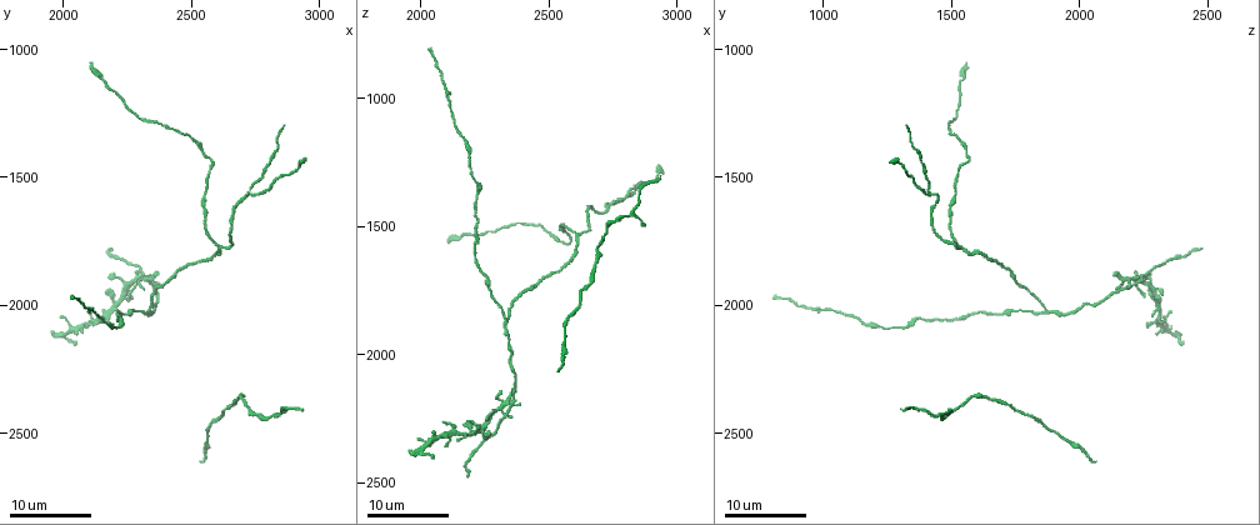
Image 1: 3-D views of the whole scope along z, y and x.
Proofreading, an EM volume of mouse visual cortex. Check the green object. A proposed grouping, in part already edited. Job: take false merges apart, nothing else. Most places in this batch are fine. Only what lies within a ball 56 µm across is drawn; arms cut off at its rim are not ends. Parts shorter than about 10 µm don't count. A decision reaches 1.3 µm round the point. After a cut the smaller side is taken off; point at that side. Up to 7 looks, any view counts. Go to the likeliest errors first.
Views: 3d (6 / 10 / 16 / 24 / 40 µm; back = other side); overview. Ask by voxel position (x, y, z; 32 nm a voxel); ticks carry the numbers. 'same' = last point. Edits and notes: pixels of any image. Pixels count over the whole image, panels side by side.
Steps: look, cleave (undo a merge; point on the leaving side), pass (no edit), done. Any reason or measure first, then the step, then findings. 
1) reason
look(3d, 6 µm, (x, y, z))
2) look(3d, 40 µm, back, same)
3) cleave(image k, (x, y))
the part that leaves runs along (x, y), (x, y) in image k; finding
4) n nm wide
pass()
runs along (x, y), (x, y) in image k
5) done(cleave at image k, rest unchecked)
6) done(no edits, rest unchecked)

looks like a crossing
look(3d, 24 µm, (2320, 1890, 2220))

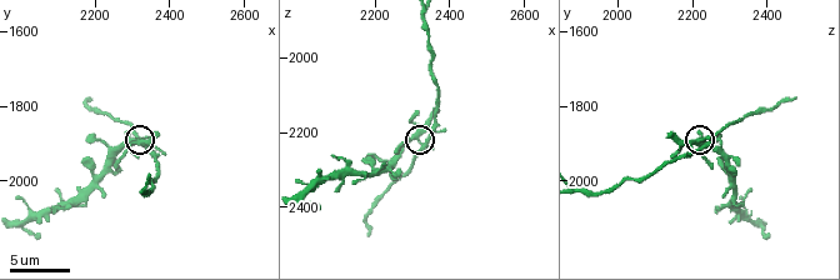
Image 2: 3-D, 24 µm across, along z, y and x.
zoom in
look(3d, 10 µm, same)

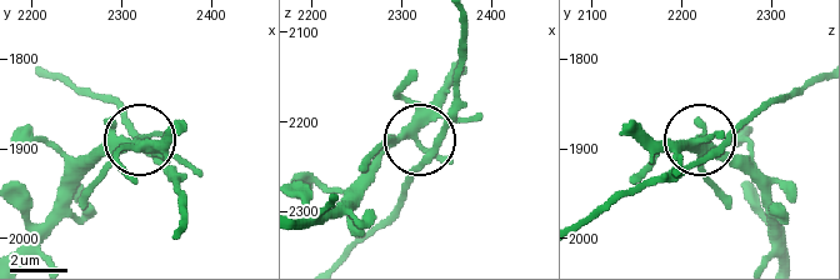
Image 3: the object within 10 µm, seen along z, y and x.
310 nm wide
pass()
all the same neuron

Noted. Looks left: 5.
side arm on a straight run
look(3d, 24 µm, (2320, 2020, 1860))

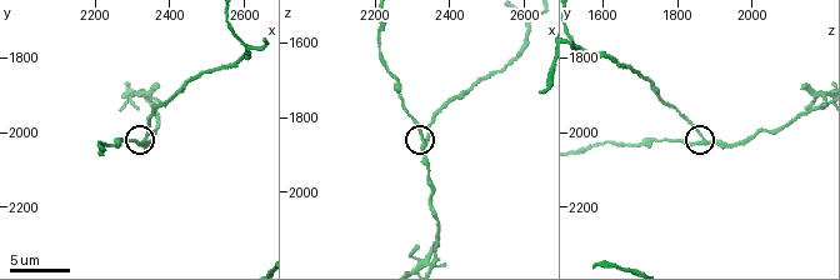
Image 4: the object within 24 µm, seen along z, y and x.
look(3d, 10 µm, (2330, 2020, 1870))

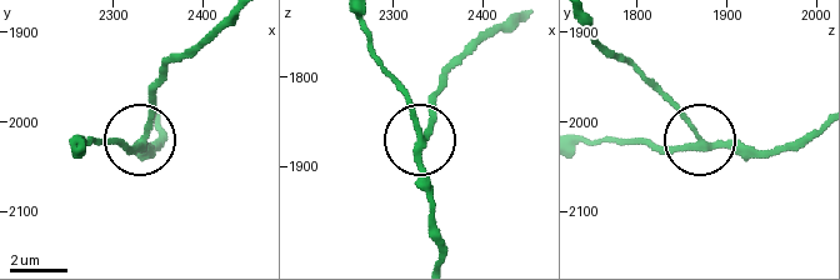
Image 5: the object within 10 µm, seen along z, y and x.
210 nm wide
pass()
runs along (478, 36), (446, 70), (419, 136), (406, 91), (375, 58) in image 5; one neuron here

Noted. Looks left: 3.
arms part here
look(3d, 24 µm, (2620, 1780, 1530))

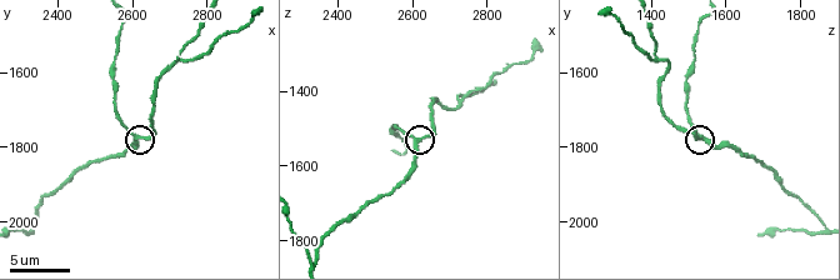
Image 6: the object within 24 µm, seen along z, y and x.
zoom in
look(3d, 10 µm, (2620, 1780, 1530))

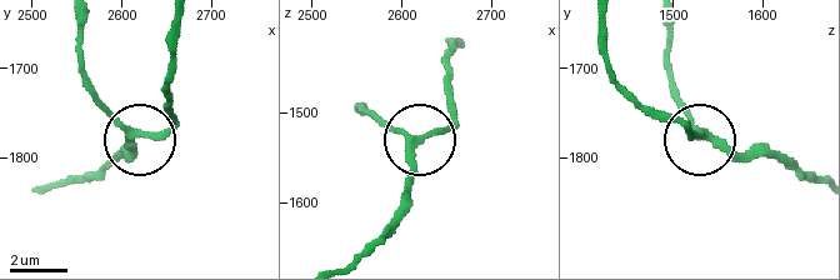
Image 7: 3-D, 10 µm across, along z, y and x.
240 nm wide
pass()
runs along (63, 185), (168, 126), (170, 111) in image 7; all the same neuron

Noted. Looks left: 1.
done(no edits, rest unchecked)

